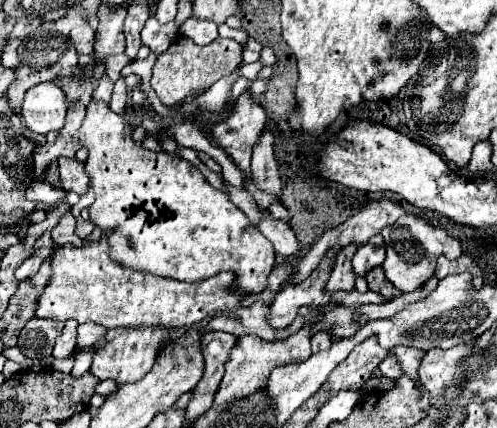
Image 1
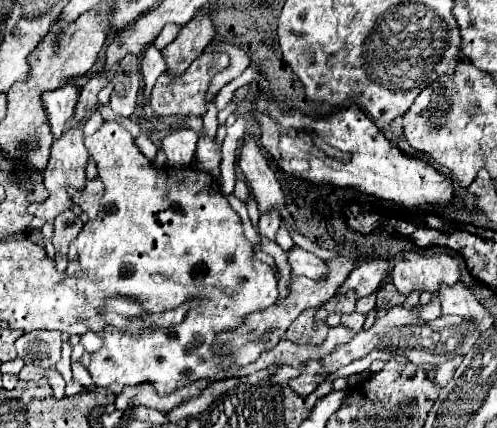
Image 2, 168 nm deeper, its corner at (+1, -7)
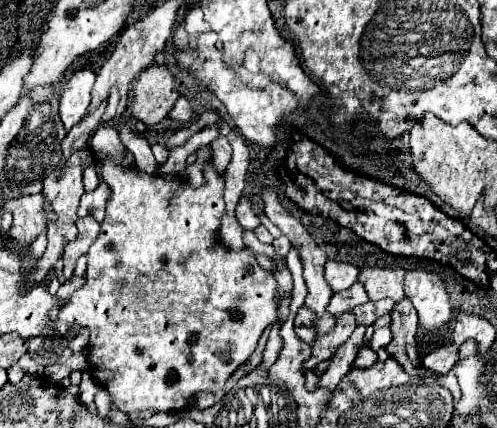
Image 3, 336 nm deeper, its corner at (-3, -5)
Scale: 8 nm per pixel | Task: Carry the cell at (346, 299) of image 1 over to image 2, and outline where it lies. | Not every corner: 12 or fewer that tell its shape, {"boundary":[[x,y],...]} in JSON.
{"boundary":[[344,314],[342,324],[348,330],[362,330],[366,316]]}

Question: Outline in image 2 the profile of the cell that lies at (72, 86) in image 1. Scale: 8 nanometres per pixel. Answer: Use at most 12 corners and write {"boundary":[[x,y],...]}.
{"boundary":[[100,112],[92,114],[92,118],[84,124],[84,134],[92,134],[104,124]]}

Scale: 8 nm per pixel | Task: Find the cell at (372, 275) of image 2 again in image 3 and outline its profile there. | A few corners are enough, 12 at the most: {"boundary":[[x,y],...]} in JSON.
{"boundary":[[364,284],[336,292],[328,312],[338,316],[344,310],[368,302]]}

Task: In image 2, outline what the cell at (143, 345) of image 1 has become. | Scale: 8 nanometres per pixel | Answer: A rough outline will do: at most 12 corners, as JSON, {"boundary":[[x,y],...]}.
{"boundary":[[118,122],[84,142],[104,196],[76,238],[106,326],[88,366],[160,396],[230,368],[220,332],[276,304],[216,178],[154,168]]}

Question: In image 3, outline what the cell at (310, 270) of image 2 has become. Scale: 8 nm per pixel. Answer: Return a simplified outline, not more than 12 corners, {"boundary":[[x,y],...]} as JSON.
{"boundary":[[328,260],[324,278],[332,292],[350,288],[358,280],[352,264]]}

